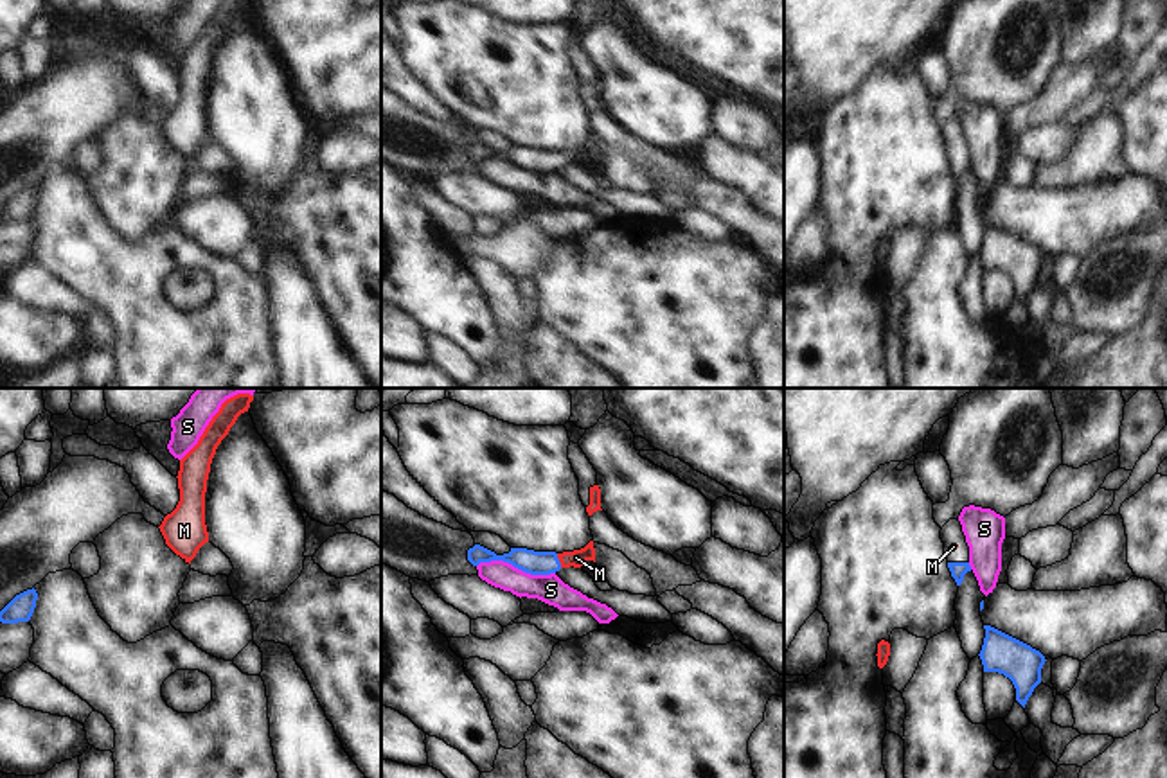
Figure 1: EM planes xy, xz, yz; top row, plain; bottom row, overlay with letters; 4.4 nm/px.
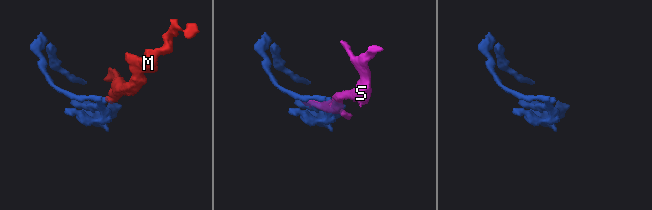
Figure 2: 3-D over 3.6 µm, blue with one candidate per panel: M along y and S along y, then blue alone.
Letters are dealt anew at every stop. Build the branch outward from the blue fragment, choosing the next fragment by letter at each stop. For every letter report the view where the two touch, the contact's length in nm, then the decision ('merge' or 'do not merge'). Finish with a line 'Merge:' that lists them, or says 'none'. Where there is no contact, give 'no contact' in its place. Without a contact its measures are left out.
M: contact in xz; length 70 nm; merge
S: contact in xz; length 360 nm; do not merge
Merge: M

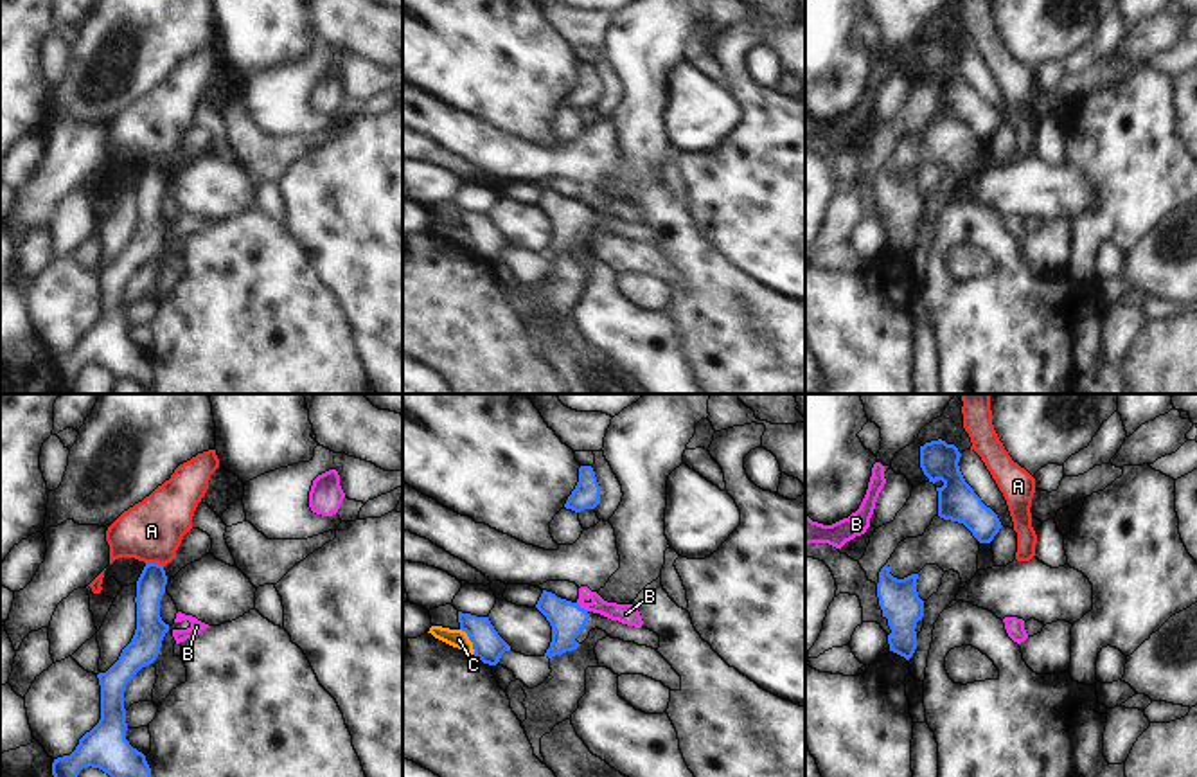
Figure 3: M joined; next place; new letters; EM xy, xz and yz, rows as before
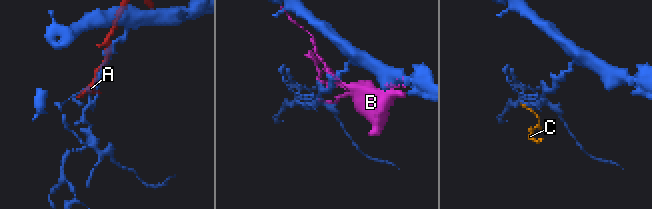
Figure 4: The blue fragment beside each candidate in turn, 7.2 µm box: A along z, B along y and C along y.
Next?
A: contact in xy; length 80 nm; do not merge
B: contact in xz; length 70 nm; do not merge
C: contact in xz; length 140 nm; do not merge
Merge: none

